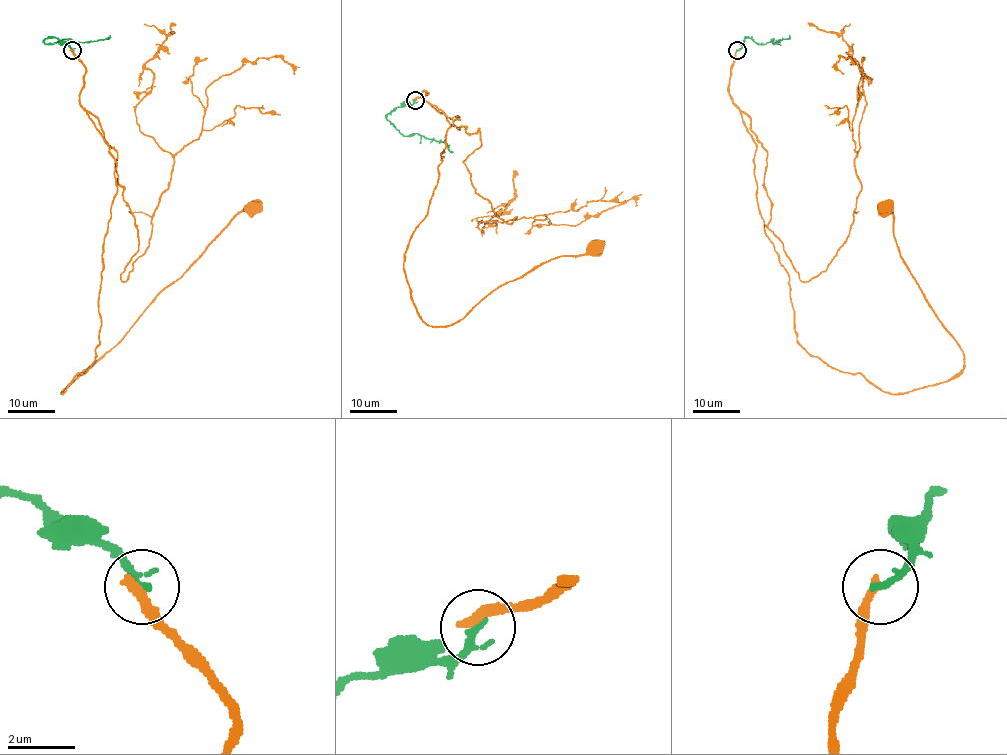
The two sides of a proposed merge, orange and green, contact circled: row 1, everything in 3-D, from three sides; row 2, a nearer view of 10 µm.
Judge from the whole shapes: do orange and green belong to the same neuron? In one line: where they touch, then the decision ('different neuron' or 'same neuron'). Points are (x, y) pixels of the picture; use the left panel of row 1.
place (72, 50); different neuron

